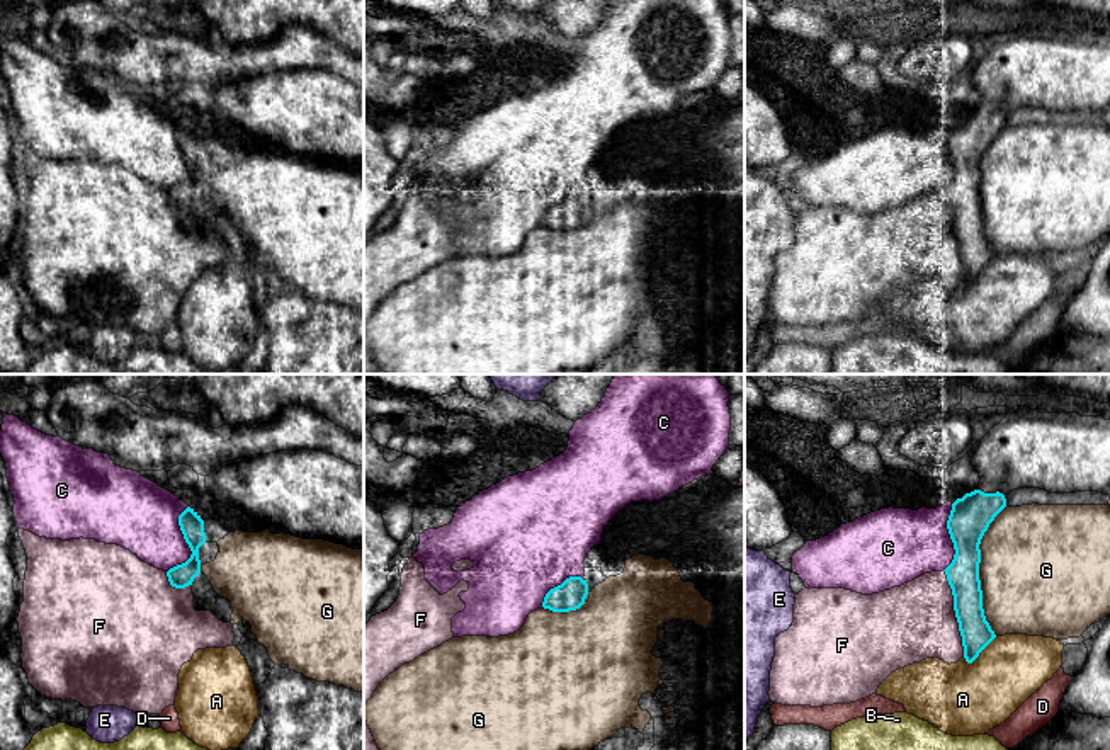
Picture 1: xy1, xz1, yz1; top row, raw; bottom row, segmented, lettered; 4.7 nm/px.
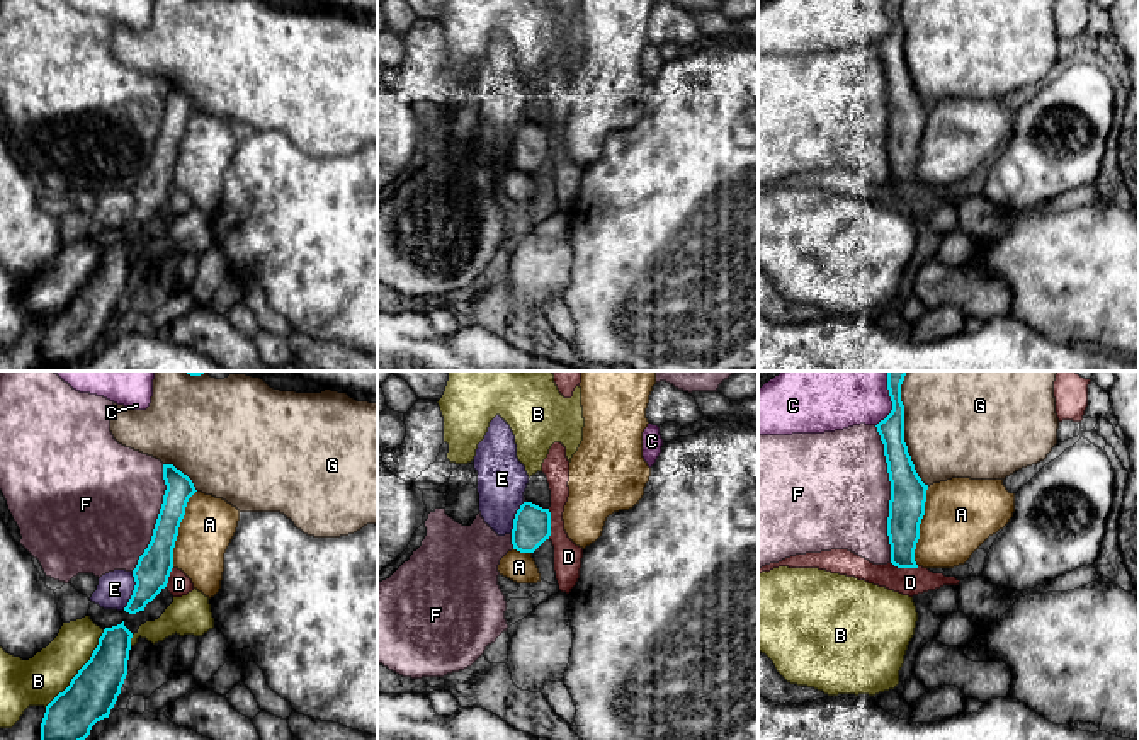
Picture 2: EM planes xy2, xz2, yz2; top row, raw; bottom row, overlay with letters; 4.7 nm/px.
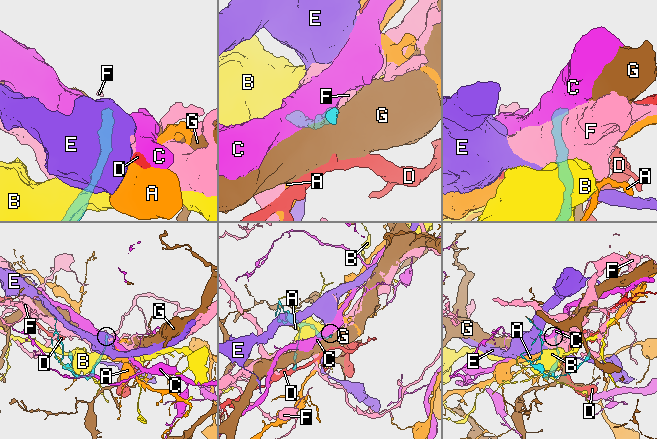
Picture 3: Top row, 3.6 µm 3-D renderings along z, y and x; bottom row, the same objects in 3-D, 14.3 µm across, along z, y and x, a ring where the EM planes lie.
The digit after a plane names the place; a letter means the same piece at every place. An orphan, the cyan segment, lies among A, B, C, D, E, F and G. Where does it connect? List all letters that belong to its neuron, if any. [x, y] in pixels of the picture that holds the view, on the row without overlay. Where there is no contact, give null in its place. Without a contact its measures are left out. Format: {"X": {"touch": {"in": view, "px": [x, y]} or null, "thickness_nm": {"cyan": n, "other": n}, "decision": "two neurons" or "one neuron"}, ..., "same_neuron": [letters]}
{"A": {"touch": {"in": "yz2", "px": [918, 145]}, "thickness_nm": {"cyan": 180, "other": 340}, "decision": "two neurons"}, "B": {"touch": {"in": "xy2", "px": [80, 288]}, "thickness_nm": {"cyan": 240, "other": 220}, "decision": "two neurons"}, "C": {"touch": {"in": "xy1", "px": [186, 160]}, "thickness_nm": {"cyan": 110, "other": 340}, "decision": "two neurons"}, "D": {"touch": {"in": "xz2", "px": [549, 143]}, "thickness_nm": {"cyan": 180, "other": 130}, "decision": "two neurons"}, "E": {"touch": {"in": "xy2", "px": [133, 210]}, "thickness_nm": {"cyan": 160, "other": 170}, "decision": "two neurons"}, "F": {"touch": {"in": "yz2", "px": [891, 113]}, "thickness_nm": {"cyan": 180, "other": 480}, "decision": "two neurons"}, "G": {"touch": {"in": "yz1", "px": [978, 189]}, "thickness_nm": {"cyan": 190, "other": 480}, "decision": "two neurons"}, "same_neuron": []}

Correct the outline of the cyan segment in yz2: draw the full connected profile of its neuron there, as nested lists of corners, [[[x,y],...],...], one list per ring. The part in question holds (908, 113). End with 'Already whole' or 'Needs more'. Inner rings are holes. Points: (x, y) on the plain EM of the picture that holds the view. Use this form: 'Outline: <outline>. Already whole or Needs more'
Outline: [[[887,0],[892,29],[876,46],[884,63],[891,100],[887,136],[891,182],[898,187],[918,187],[915,168],[920,158],[920,143],[925,134],[928,104],[918,95],[904,61],[901,3],[903,0]]]. Already whole

